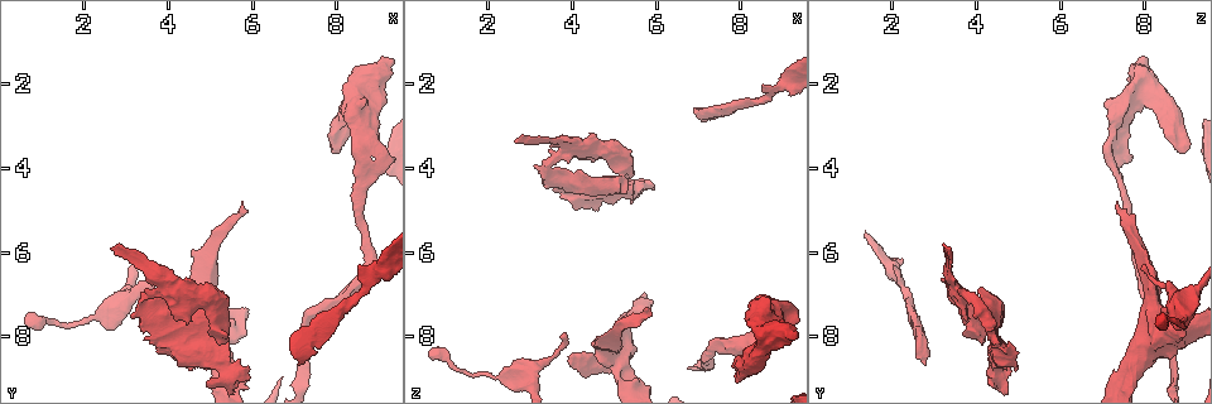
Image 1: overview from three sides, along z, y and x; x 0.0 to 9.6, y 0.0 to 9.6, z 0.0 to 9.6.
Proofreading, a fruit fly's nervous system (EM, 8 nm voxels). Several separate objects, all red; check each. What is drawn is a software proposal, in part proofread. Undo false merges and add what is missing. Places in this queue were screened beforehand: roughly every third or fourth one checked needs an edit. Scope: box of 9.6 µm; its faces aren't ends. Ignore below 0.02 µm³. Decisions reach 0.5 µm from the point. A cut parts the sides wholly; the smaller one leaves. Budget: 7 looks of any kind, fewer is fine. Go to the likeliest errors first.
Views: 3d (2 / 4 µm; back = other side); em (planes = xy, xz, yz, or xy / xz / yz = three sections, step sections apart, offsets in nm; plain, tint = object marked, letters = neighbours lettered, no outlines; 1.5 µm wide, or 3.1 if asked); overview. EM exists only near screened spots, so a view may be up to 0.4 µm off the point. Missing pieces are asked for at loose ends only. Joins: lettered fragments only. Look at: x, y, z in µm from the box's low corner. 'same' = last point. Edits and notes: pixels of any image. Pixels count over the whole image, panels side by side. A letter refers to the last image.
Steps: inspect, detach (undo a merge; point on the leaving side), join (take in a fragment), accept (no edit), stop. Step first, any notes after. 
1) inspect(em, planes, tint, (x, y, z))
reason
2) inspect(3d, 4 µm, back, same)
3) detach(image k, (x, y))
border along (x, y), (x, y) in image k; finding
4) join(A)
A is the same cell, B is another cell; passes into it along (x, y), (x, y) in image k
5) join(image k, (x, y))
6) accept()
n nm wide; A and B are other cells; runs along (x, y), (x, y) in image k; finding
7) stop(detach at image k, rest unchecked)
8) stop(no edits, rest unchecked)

inspect(em, yz, step 4, letters, (5.25, 8.25, 4.15))
an open end

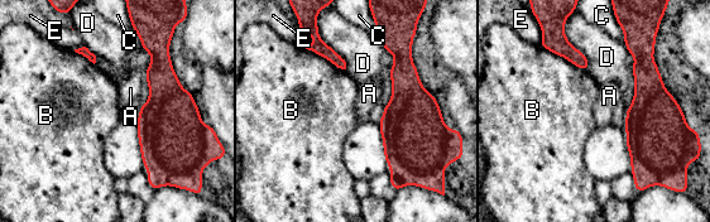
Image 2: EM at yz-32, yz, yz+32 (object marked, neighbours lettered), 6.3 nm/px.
inspect(em, planes, letters, same)
another direction

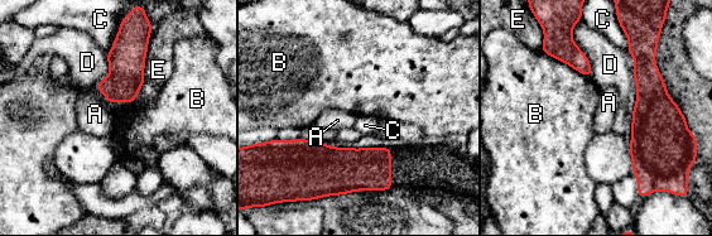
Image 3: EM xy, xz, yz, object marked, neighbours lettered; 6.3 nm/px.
accept()
140 nm wide; B touches over 340 nm; A, B, C, D and E are other cells; no lettered fragment goes on from it

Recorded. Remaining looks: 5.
inspect(em, yz, step 4, plain, (3.80, 6.35, 8.05))
tapers out

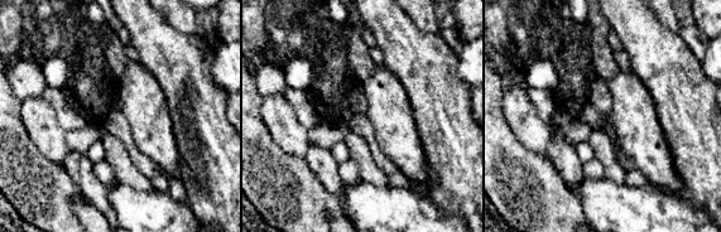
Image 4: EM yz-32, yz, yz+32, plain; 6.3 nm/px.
inspect(em, yz, step 4, letters, same)

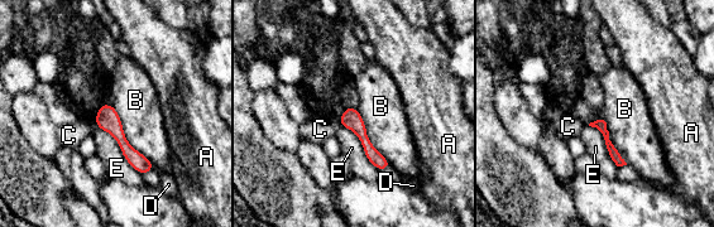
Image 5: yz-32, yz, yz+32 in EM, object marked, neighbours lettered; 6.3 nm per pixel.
accept()
B touches over 480 nm; A, B, C, D and E are other cells; border along (113, 106), (125, 139), (154, 168) in image 5; none of them fits

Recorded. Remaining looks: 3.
inspect(3d, 4 µm, (2.70, 5.90, 3.40))
tapers out

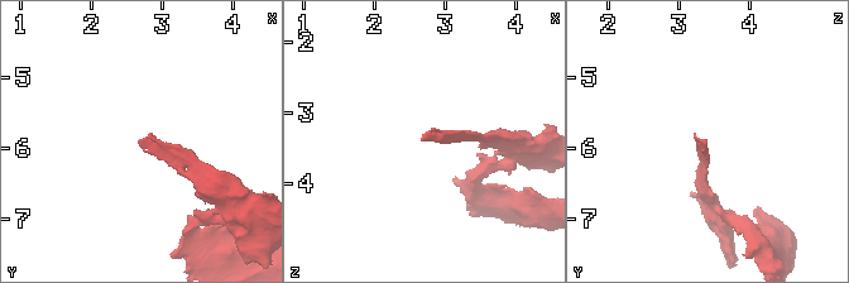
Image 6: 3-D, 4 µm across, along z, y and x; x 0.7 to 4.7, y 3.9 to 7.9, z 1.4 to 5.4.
inspect(em, xz, step 4, letters, (2.65, 5.90, 3.40))

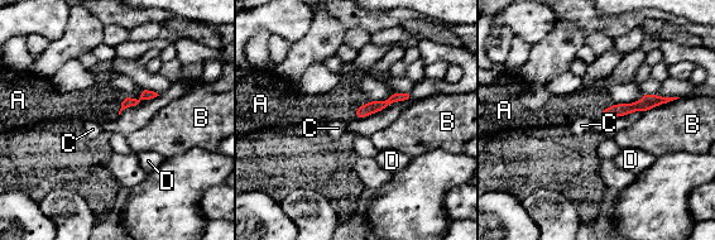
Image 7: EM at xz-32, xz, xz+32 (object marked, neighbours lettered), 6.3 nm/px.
inspect(em, planes, letters, same)
another direction

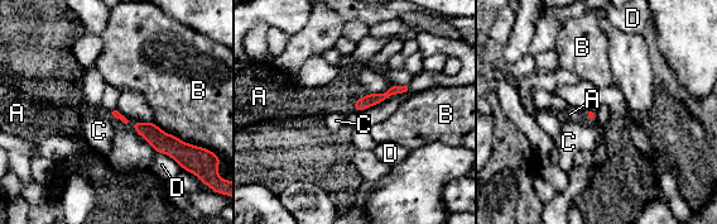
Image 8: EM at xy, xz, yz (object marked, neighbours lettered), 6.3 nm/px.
join(A)
A is the same cell, B, C and D are other cells; passes into it along (370, 99), (354, 104), (337, 96) in image 8; it goes on there

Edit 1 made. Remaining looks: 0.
stop(join at image 8, rest unchecked)

